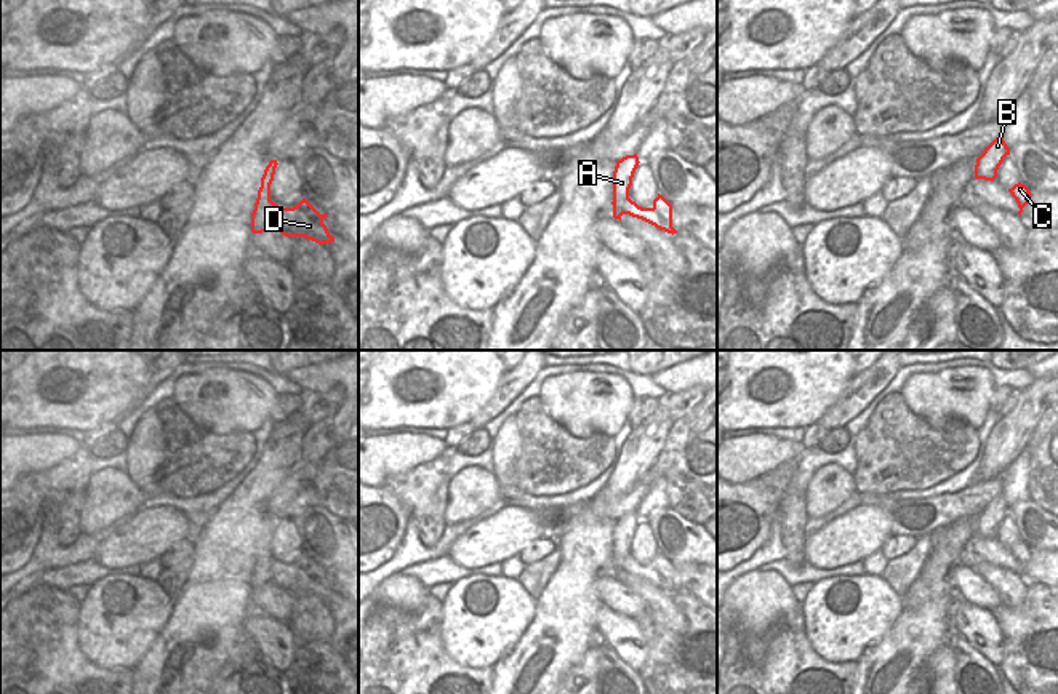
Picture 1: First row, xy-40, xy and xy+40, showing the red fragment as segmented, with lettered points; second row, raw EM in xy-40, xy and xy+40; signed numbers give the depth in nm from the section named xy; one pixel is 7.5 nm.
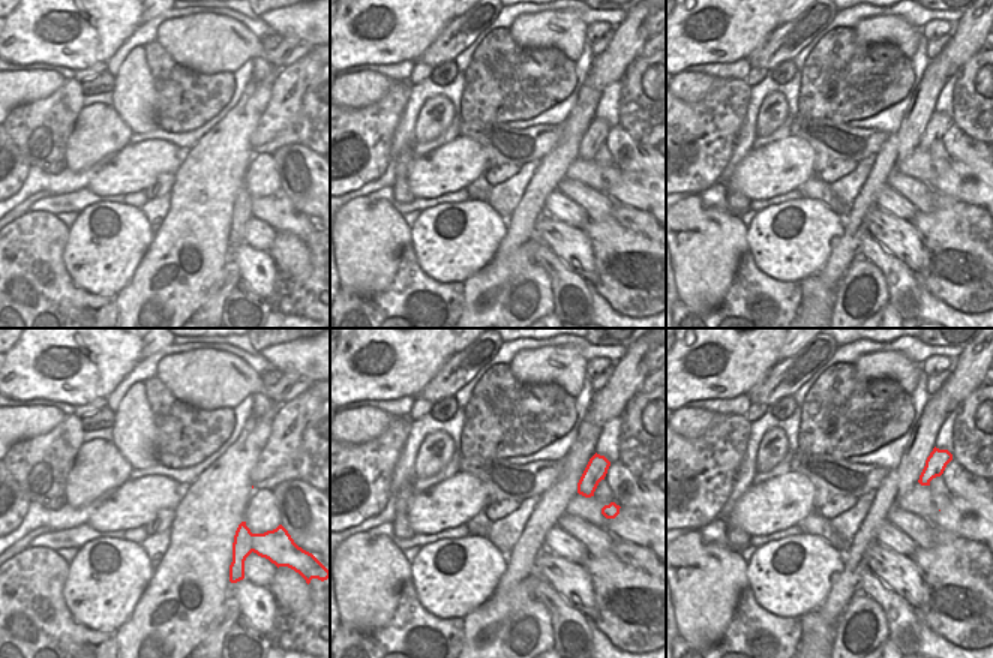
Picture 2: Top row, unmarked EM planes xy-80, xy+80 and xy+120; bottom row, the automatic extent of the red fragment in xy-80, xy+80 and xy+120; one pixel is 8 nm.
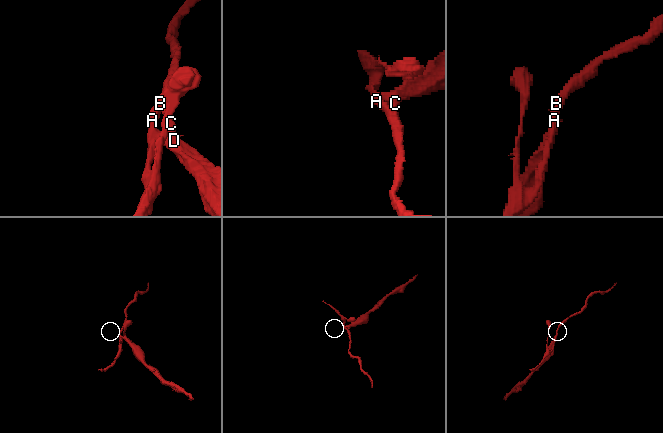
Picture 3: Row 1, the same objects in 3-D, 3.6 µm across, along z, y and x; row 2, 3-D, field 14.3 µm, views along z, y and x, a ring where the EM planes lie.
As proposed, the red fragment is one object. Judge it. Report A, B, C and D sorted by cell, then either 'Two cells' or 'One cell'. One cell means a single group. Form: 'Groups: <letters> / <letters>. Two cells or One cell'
Groups: A B / C D. Two cells.

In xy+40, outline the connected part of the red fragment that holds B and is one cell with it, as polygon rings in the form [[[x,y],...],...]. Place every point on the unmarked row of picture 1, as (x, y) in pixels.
[[[996,496],[976,517],[975,537],[994,539],[997,536],[997,528],[1007,513],[1010,513],[1010,507],[1004,496]]]

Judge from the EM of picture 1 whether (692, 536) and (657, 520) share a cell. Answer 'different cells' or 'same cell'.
same cell

